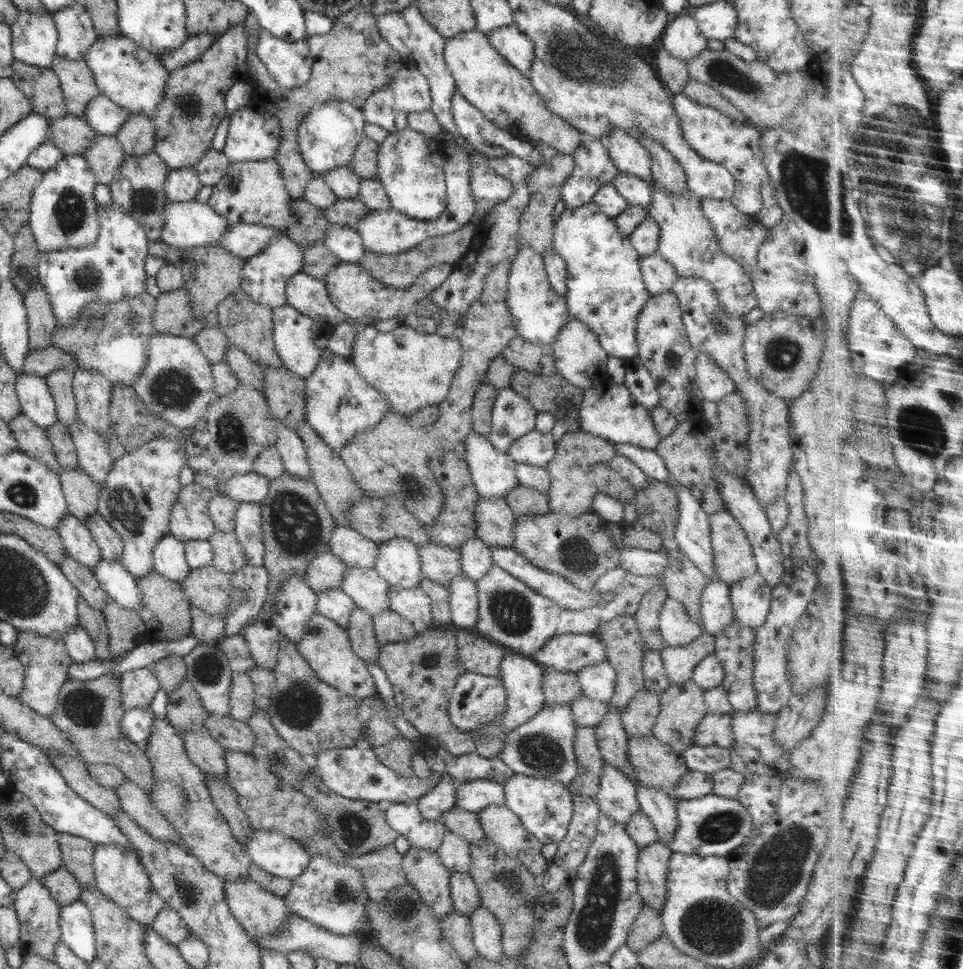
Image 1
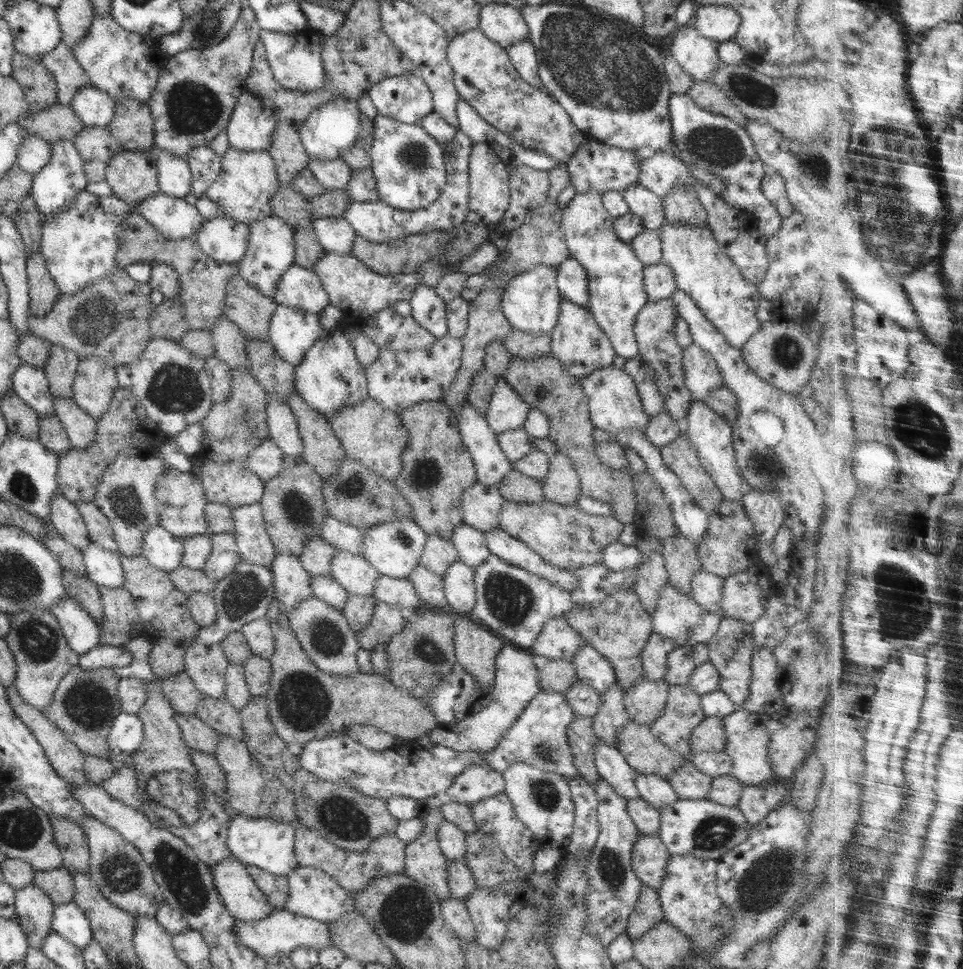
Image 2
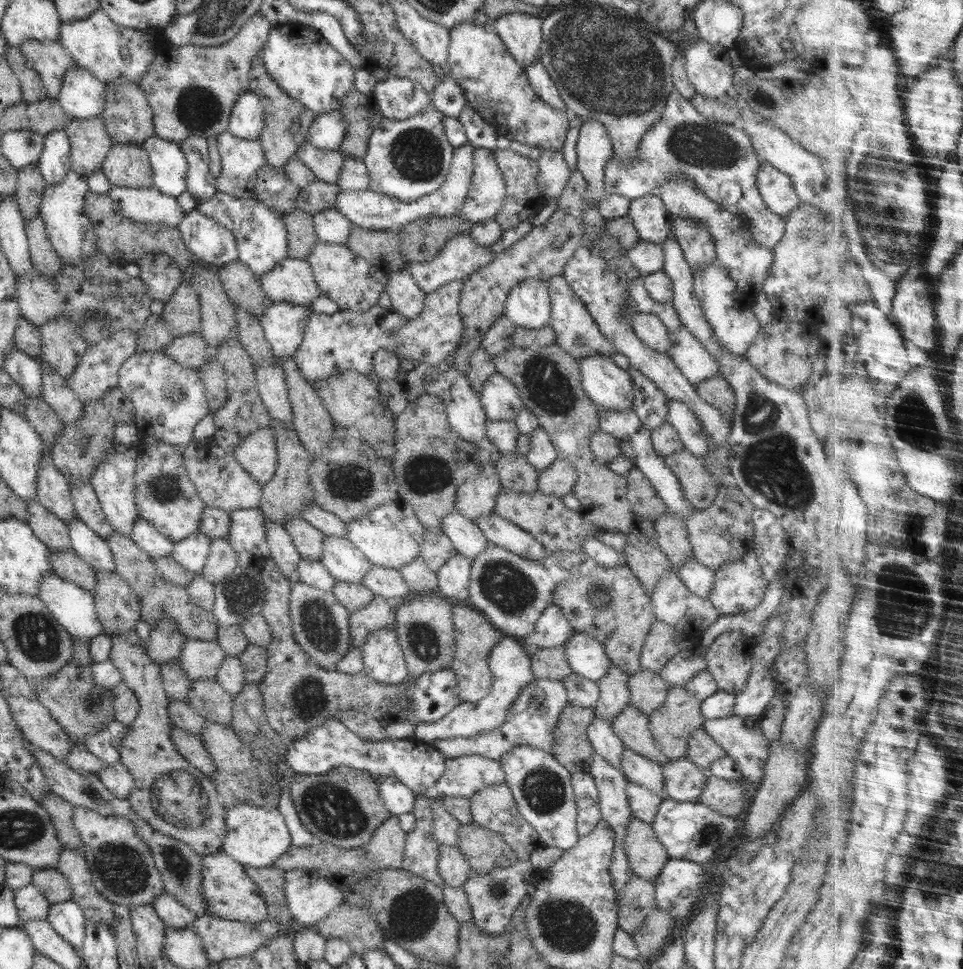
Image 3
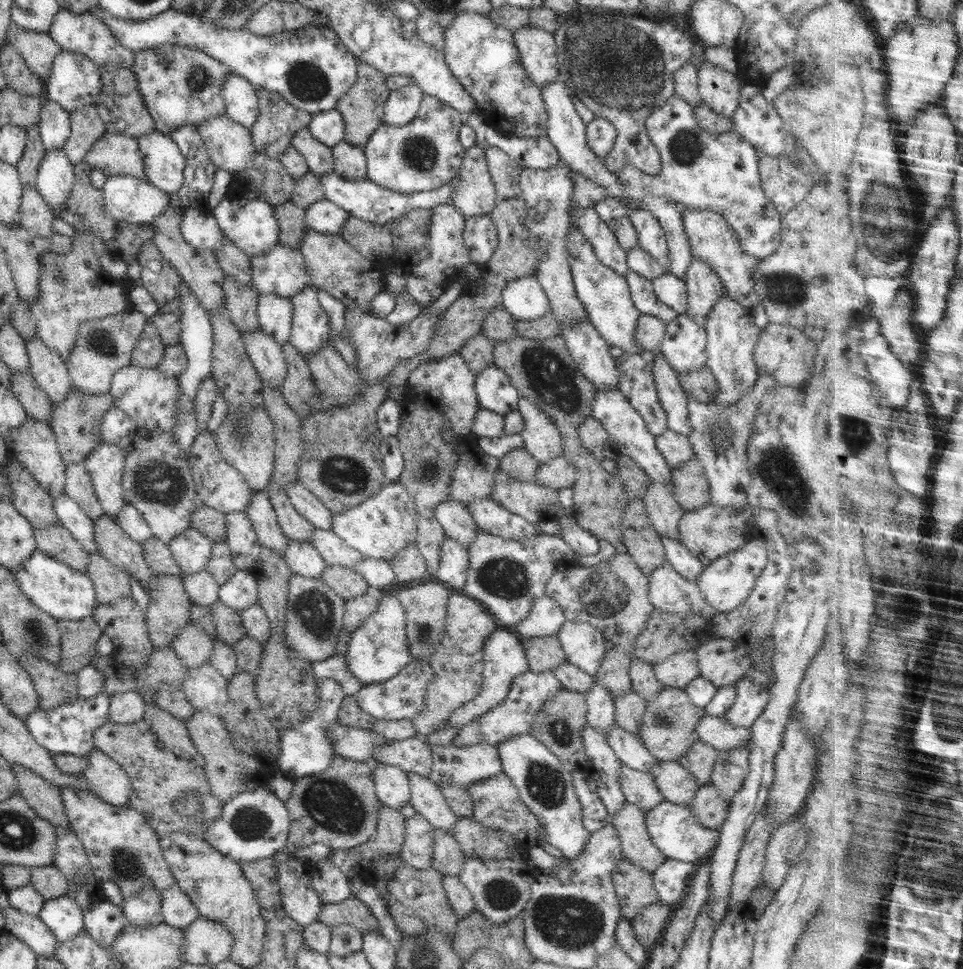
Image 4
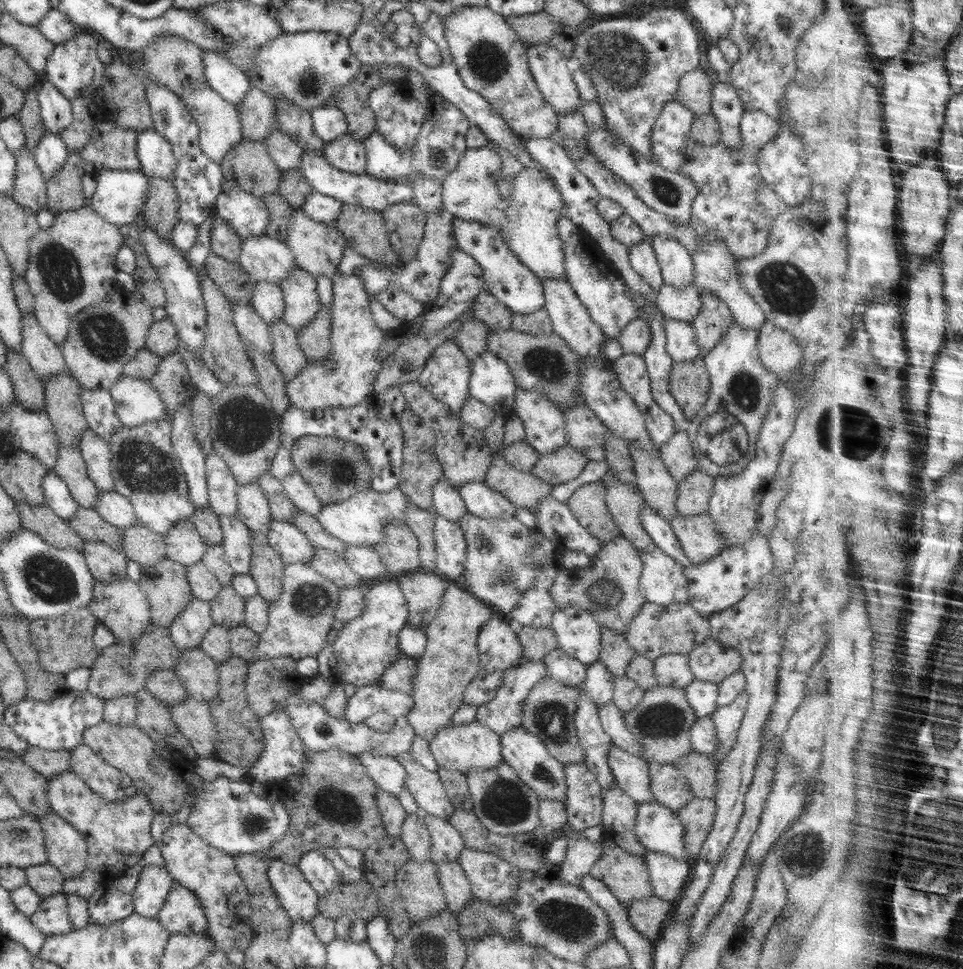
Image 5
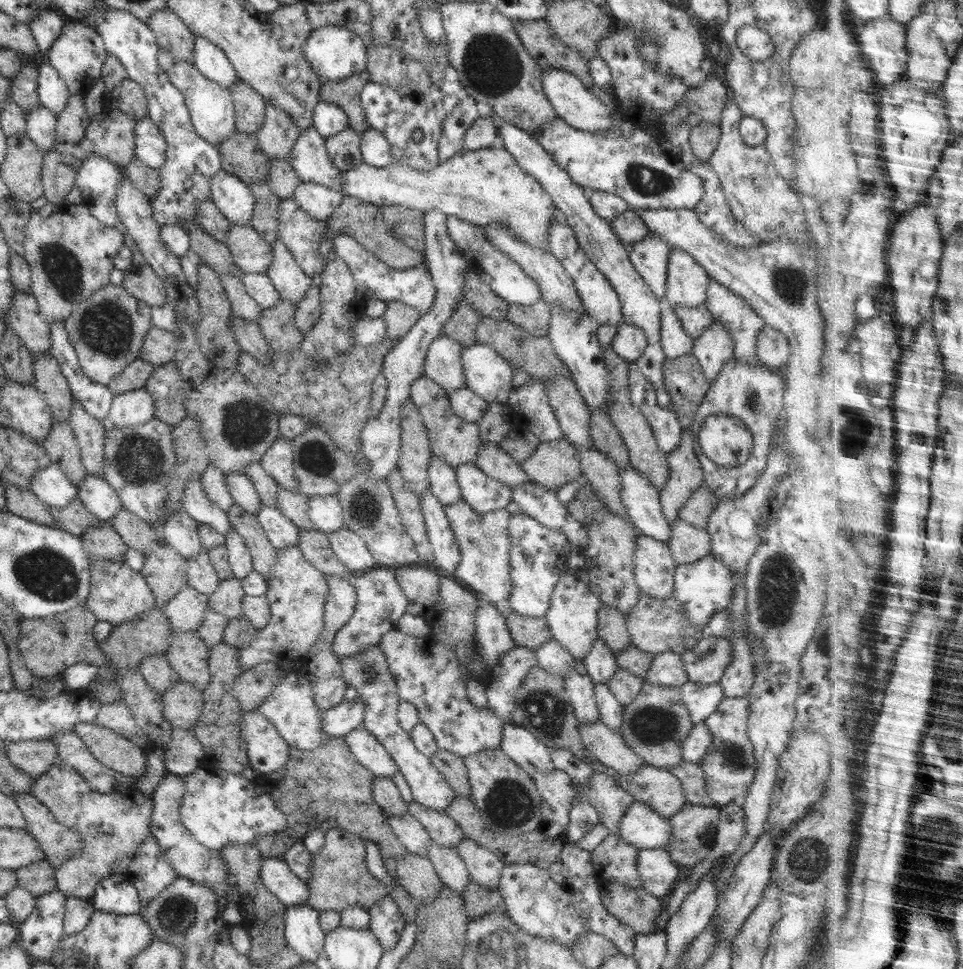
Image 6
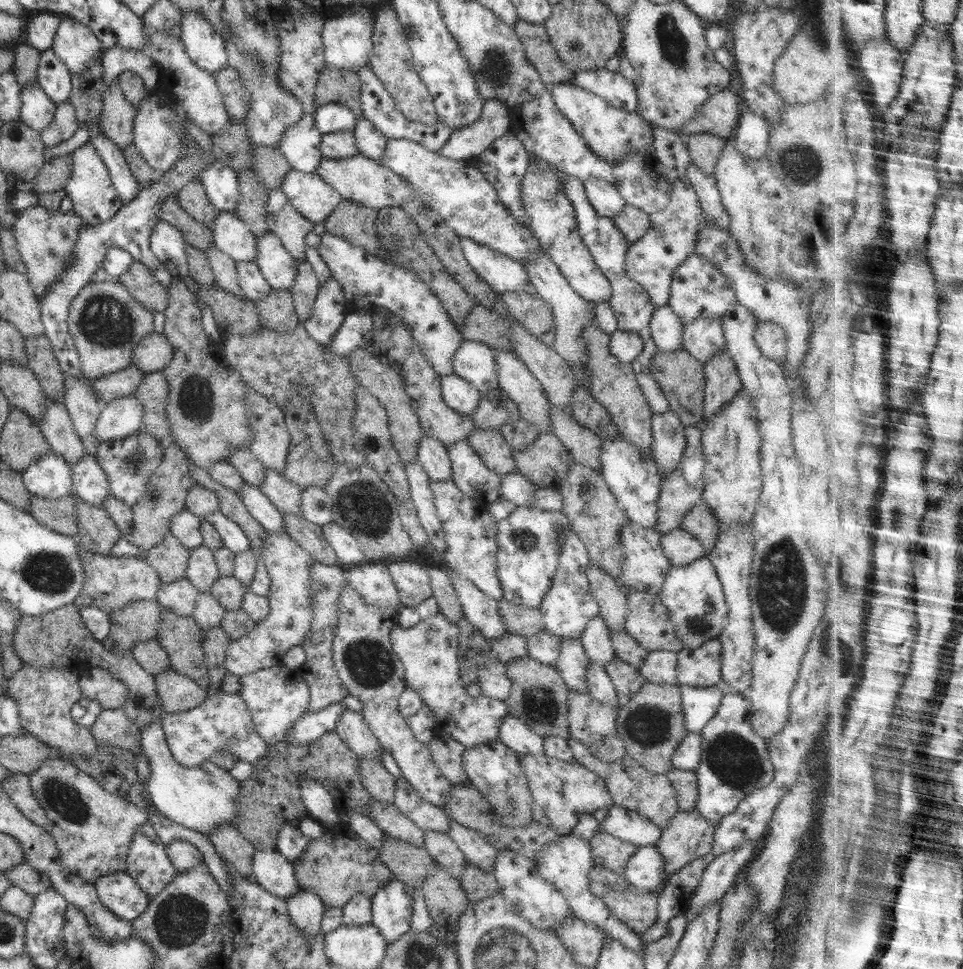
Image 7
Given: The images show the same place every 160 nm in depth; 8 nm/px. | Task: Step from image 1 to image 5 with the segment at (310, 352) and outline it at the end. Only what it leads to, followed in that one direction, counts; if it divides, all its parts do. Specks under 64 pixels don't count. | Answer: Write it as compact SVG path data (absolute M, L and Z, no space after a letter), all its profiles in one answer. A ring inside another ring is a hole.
M255 282L251 307L267 324L283 318L285 302L280 285L272 282Z

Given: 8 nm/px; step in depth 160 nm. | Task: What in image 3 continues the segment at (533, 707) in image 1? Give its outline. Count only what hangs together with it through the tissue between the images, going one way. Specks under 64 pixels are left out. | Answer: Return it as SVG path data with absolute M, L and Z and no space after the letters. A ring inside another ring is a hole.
M506 635L490 651L488 664L492 673L492 689L490 693L476 703L462 702L437 722L418 723L414 739L419 739L432 745L432 742L436 740L440 741L457 737L466 739L481 732L494 731L501 725L504 725L508 710L514 704L514 700L520 697L520 693L522 693L522 689L526 685L535 680L531 669L531 658L524 651L523 646L514 640L514 637Z

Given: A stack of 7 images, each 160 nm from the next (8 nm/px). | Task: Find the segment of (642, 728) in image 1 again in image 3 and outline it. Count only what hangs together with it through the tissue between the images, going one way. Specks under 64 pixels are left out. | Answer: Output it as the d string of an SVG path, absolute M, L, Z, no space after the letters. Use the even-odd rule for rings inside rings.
M641 668L629 676L629 704L649 716L664 703L671 688L672 686L664 681L659 673Z

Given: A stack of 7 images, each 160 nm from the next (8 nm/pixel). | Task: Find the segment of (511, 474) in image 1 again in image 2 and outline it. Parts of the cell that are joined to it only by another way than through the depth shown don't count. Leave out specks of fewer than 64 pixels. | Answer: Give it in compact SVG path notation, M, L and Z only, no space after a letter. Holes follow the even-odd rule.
M468 400L461 404L458 420L462 442L476 467L476 481L486 487L497 487L513 469L500 448L497 434L490 428L485 415L480 414Z

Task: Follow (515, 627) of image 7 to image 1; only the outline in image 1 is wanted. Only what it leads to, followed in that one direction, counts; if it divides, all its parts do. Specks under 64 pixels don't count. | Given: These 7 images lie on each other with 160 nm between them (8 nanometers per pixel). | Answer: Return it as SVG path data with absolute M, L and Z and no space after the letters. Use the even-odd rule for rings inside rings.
M544 672L543 690L546 704L569 705L582 694L577 673Z

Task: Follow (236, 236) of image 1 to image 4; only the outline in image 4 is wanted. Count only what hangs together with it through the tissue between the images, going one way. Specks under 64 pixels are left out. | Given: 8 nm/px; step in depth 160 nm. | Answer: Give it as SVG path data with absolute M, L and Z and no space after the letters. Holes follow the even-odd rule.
M185 210L180 231L184 241L197 250L216 252L222 241L222 232L210 212Z

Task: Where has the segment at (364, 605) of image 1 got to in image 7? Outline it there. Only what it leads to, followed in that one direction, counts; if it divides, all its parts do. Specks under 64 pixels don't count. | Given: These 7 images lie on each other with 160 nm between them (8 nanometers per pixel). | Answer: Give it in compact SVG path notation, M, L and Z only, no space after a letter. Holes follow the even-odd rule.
M267 469L259 488L283 514L301 516L301 488L288 481L283 474Z

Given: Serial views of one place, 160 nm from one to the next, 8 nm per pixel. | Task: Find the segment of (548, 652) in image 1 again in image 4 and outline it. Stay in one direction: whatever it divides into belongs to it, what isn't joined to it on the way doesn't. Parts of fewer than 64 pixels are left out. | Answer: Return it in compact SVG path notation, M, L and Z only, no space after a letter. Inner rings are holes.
M540 597L533 601L528 616L512 630L523 640L532 636L557 636L566 618L560 605L550 597Z

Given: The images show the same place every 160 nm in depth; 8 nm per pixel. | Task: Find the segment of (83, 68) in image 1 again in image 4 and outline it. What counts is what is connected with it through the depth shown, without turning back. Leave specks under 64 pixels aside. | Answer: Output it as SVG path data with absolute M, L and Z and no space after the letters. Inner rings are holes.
M15 22L8 25L7 42L17 48L28 68L44 81L50 76L61 46L48 33L26 30Z

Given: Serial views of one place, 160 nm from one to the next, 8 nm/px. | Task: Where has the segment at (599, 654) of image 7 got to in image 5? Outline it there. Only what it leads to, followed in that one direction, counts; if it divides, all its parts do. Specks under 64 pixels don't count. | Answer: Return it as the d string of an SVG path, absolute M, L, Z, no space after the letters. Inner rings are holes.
M597 660L587 665L586 672L586 679L578 688L590 697L598 709L612 702L615 678L606 665L601 660Z

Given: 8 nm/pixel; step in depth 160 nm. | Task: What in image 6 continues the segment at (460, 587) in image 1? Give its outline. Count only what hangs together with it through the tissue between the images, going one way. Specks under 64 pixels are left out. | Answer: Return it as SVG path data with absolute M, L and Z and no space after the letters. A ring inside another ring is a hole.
M430 488L426 490L420 496L420 504L427 537L432 545L432 563L446 577L455 578L455 570L460 560L459 544L455 541L455 534L442 504Z

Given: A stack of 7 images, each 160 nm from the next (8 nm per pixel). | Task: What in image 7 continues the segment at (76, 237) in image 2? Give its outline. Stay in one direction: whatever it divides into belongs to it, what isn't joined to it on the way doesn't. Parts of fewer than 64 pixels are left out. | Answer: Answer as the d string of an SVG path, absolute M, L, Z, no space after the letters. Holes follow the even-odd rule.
M37 82L22 88L20 97L21 115L19 119L26 126L40 133L53 121L57 104L46 96Z

